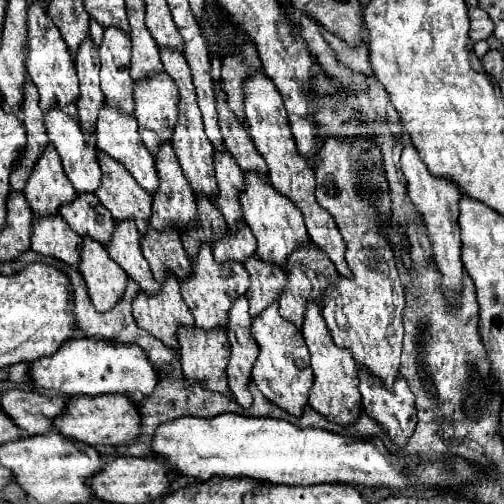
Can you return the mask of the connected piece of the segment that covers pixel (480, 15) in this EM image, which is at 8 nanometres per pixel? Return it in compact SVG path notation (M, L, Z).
M469 8L469 20L471 20L469 36L473 42L487 40L493 34L493 22L489 20L489 14L485 14L485 10Z

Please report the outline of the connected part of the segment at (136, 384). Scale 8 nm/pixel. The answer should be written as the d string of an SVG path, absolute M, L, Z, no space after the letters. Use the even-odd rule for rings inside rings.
M73 334L55 356L47 356L29 364L29 378L35 388L53 390L63 396L73 394L127 394L141 392L151 394L157 382L157 372L147 360L147 354L139 346L127 344L111 344L105 340L93 340L81 334Z

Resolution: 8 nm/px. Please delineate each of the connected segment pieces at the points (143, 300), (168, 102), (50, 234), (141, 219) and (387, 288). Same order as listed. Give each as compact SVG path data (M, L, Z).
M167 276L161 292L155 296L139 292L133 300L133 316L139 328L147 330L175 352L179 352L177 330L181 326L195 326L193 314L181 298L179 282L175 276Z
M167 72L135 82L135 118L139 122L139 134L153 156L157 156L161 142L171 142L173 138L173 128L177 126L177 100L177 86L173 84L173 78L167 76Z
M61 216L51 218L35 218L33 236L31 236L31 250L57 258L79 272L81 260L81 236L75 234Z
M99 156L99 166L103 170L101 188L97 190L99 202L113 214L117 222L133 220L139 232L149 228L151 218L151 194L139 188L139 184L125 172L123 164L117 164L111 156Z
M327 138L325 146L313 160L317 180L317 202L327 210L343 240L347 242L347 264L353 278L339 276L337 284L325 292L323 318L337 346L353 352L357 366L373 372L387 388L399 376L399 356L403 342L403 308L405 292L395 264L393 248L385 240L377 216L385 218L391 210L389 184L383 168L383 152L375 138Z

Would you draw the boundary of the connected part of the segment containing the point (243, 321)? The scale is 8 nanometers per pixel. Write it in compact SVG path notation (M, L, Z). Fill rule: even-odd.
M245 296L233 302L229 316L231 316L227 326L227 336L231 344L231 360L227 366L229 388L241 408L251 408L253 396L249 392L249 380L253 364L257 360L257 342L253 340L253 336L249 336L249 320L253 318L249 314L249 304Z

